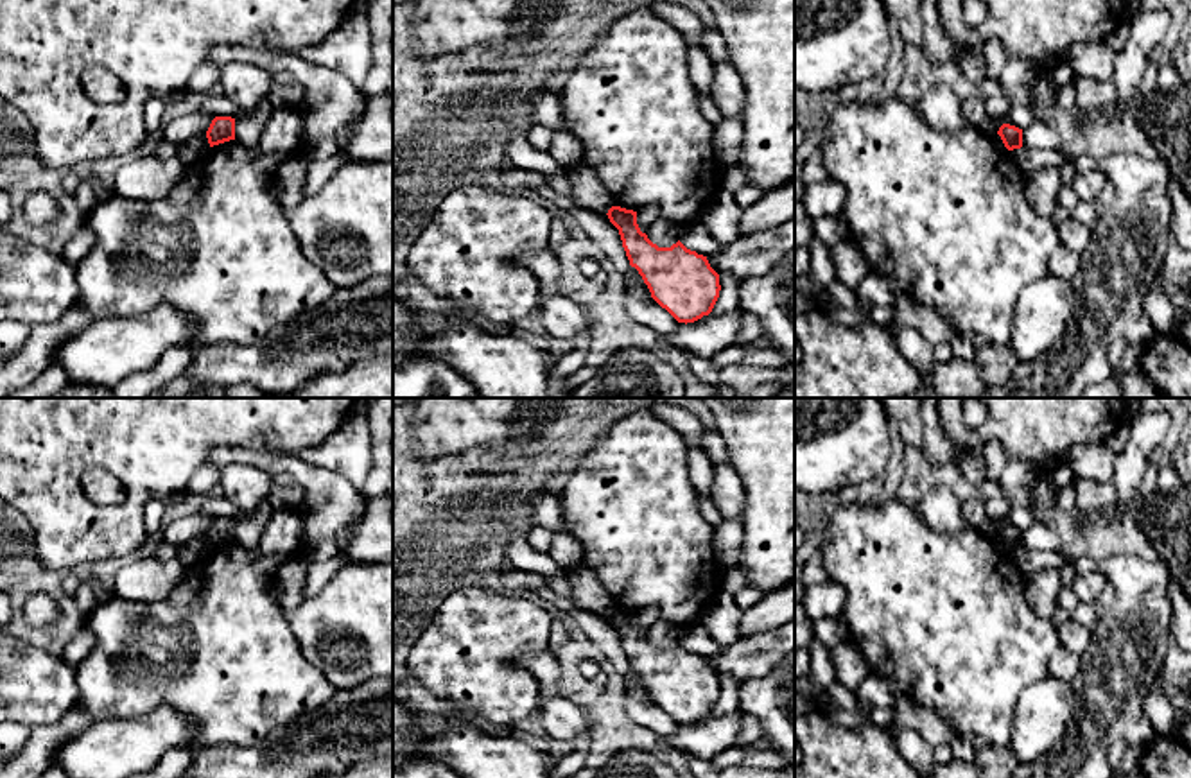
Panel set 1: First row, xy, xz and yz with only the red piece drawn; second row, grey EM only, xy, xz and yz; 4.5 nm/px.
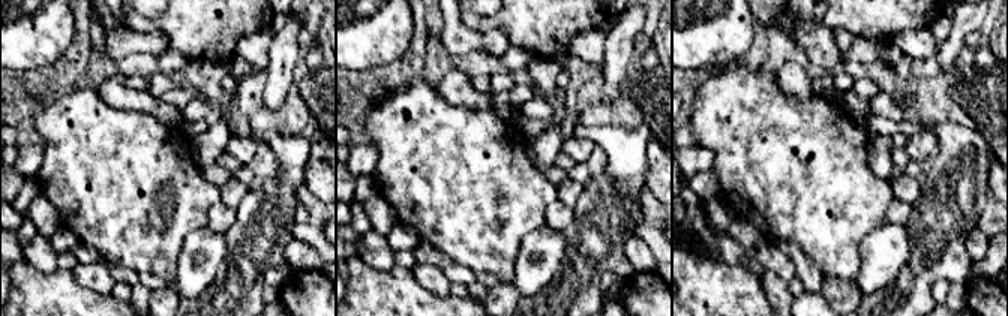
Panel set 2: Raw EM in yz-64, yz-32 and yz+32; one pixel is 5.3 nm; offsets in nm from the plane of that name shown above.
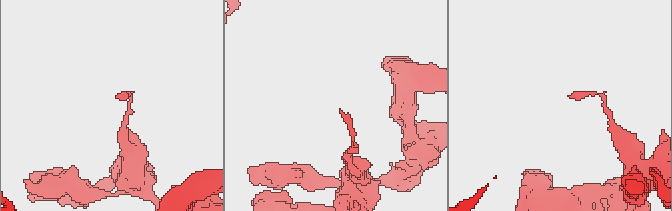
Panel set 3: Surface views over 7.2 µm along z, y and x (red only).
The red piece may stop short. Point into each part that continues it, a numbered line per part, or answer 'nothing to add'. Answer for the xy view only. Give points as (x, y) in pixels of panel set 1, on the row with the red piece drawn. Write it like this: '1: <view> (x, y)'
nothing to add

